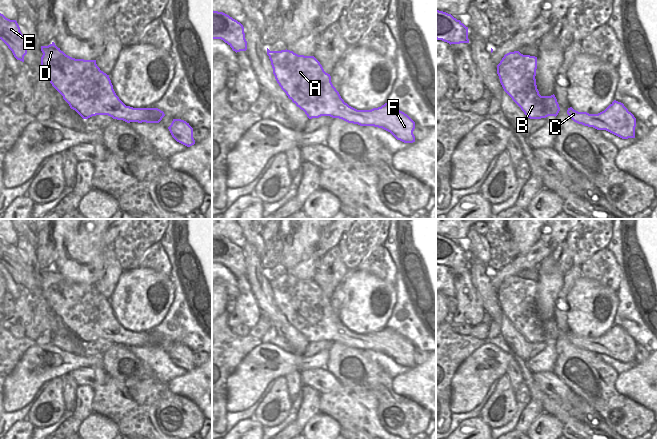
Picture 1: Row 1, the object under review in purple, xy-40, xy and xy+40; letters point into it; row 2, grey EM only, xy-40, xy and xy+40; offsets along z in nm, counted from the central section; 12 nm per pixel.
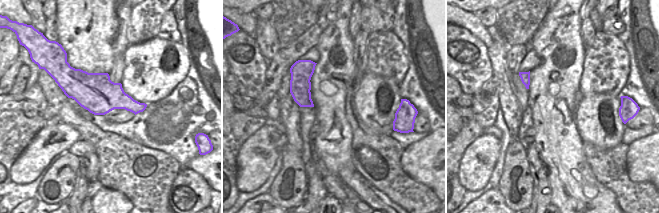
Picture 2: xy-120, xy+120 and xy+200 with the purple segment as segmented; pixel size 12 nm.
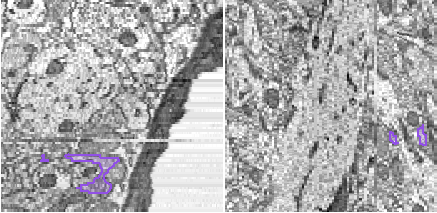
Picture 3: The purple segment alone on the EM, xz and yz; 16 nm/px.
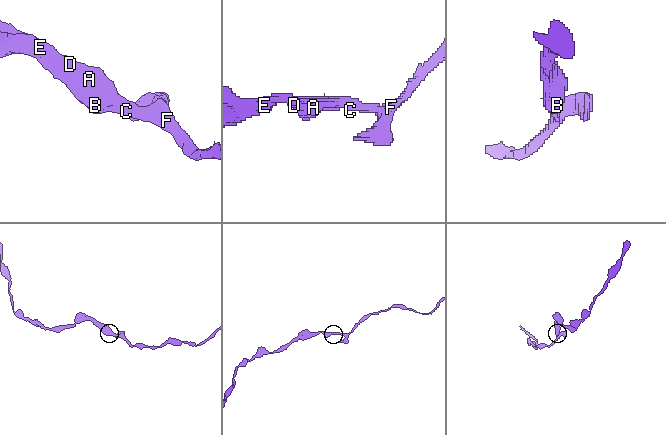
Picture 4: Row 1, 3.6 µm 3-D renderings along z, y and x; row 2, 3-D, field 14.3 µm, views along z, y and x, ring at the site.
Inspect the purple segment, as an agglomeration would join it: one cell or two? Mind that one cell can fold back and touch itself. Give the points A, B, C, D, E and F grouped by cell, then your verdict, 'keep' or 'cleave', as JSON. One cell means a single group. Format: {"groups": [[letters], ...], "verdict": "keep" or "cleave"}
{"groups": [["A", "B", "C", "D", "E", "F"]], "verdict": "keep"}

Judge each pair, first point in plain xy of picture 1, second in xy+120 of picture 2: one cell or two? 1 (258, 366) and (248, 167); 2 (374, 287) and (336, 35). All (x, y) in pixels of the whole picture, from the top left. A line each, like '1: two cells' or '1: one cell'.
1: one cell
2: two cells

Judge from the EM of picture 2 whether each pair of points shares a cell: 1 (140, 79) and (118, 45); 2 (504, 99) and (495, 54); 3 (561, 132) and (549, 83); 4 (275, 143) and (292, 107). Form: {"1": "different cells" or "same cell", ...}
{"1": "different cells", "2": "same cell", "3": "same cell", "4": "different cells"}

